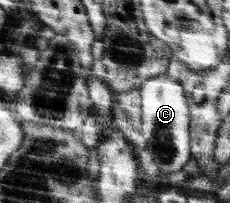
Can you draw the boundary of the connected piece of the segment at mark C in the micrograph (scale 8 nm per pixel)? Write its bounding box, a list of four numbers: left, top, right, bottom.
[138,72,191,175]

